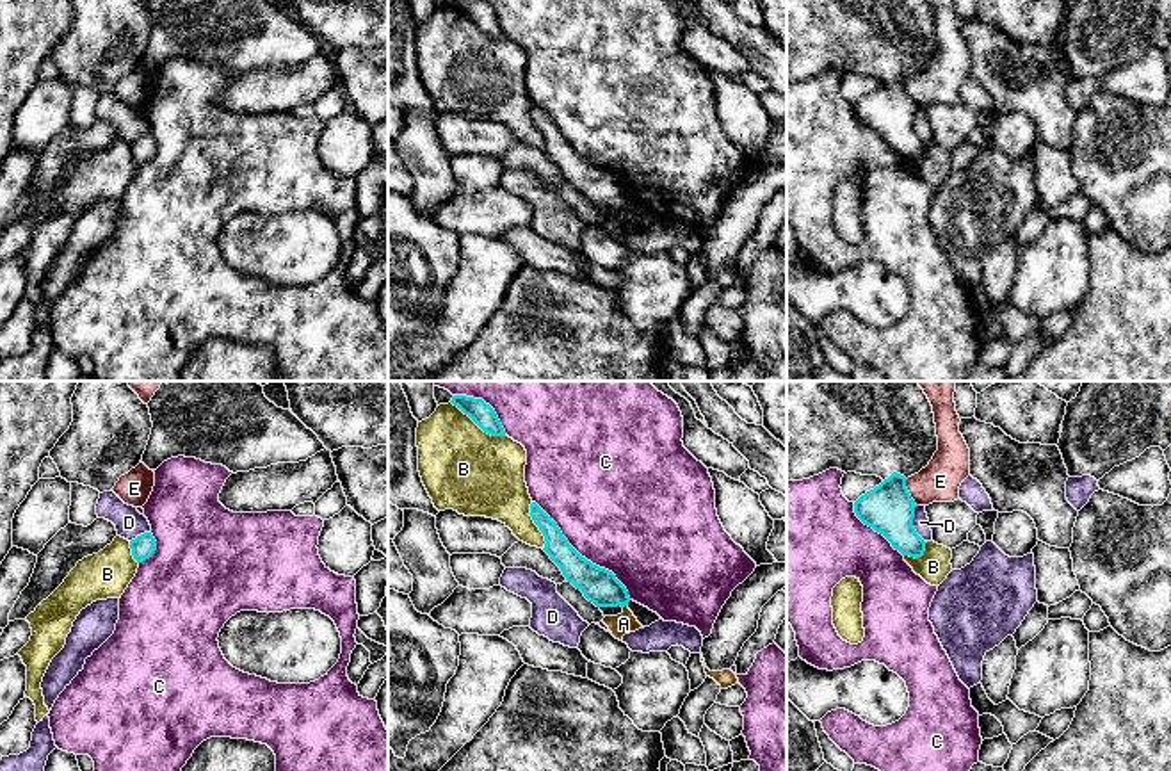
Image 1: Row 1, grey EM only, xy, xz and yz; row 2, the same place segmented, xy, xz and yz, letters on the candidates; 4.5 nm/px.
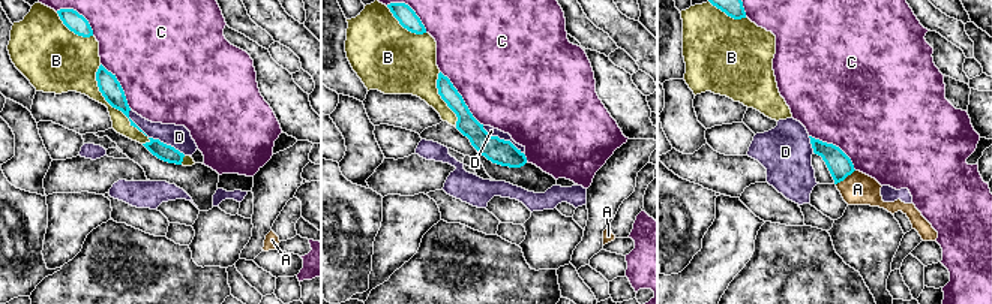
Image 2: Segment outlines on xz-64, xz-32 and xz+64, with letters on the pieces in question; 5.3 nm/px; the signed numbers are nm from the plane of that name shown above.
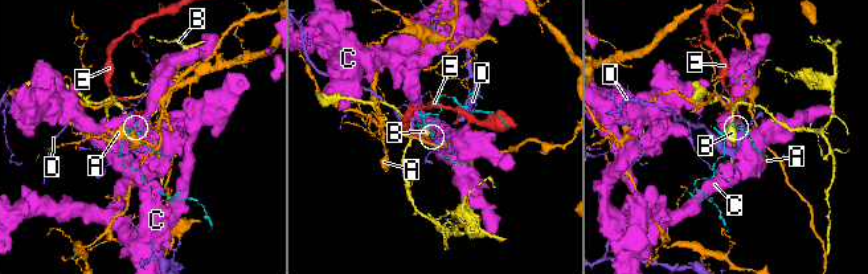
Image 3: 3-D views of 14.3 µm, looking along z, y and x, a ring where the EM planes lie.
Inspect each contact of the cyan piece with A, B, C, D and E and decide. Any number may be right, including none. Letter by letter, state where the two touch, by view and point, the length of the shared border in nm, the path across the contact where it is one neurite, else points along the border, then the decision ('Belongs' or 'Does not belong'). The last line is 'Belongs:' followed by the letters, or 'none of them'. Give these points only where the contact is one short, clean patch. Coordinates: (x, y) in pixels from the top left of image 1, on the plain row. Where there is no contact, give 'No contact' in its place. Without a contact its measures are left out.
A: Touches cyan at xz (625, 205). Shared border 30 nm. Boundary: xz (627, 205), (623, 209). Does not belong
B: Touches cyan at xz (479, 27). Shared border 300 nm. Does not belong
C: Touches cyan at xz (581, 157). Shared border 650 nm. Does not belong
D: Touches cyan at yz (912, 125). Shared border 180 nm. Does not belong
E: Touches cyan at yz (908, 93). Shared border 130 nm. Boundary: yz (904, 81), (904, 88), (917, 105). Does not belong
Belongs: none of them

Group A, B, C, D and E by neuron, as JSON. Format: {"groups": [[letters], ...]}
{"groups": [["A"], ["B"], ["C"], ["D"], ["E"]]}

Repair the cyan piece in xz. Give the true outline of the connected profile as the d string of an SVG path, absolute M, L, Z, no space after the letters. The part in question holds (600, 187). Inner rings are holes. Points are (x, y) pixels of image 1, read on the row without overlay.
M536 103L530 105L530 118L545 137L543 151L561 169L566 182L580 191L589 203L596 208L628 207L628 192L616 176L582 158Z

